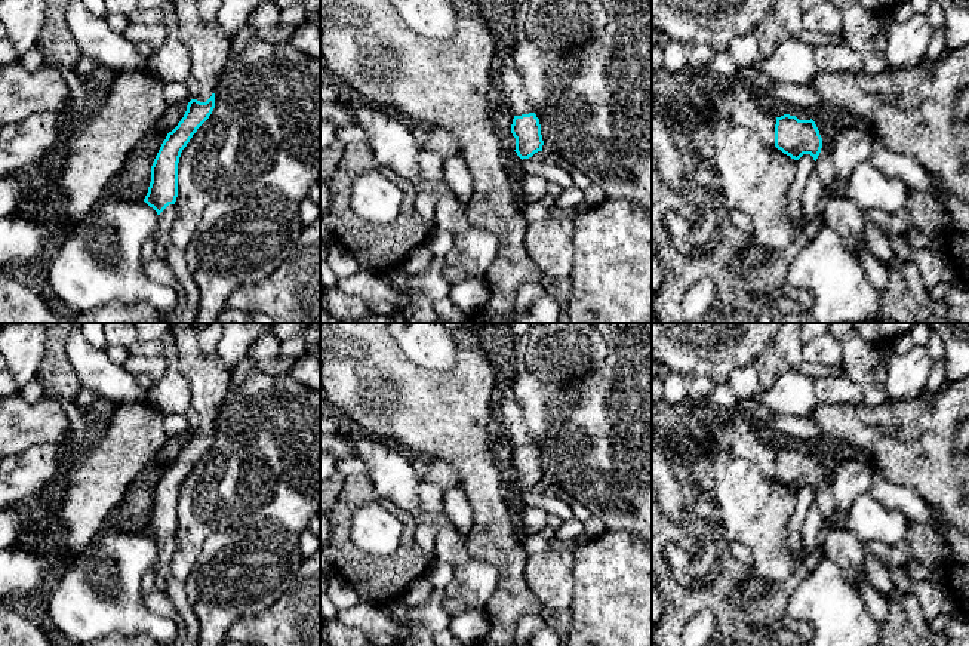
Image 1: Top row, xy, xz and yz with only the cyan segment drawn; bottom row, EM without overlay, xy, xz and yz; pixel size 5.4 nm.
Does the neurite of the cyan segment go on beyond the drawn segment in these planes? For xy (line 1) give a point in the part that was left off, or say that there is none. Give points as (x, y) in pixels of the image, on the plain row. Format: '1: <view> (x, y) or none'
1: none

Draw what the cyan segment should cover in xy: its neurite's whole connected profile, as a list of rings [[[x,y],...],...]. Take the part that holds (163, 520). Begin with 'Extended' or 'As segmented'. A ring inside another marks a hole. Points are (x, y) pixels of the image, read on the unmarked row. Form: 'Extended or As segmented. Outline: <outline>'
As segmented. Outline: [[[215,425],[200,434],[191,431],[178,458],[167,465],[151,498],[151,514],[144,533],[160,547],[178,529],[178,495],[197,461],[209,450],[215,440]]]

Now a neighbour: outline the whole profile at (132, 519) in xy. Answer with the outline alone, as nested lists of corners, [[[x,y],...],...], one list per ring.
[[[133,496],[132,505],[114,507],[102,520],[98,535],[108,532],[144,532],[151,514],[151,499]]]

